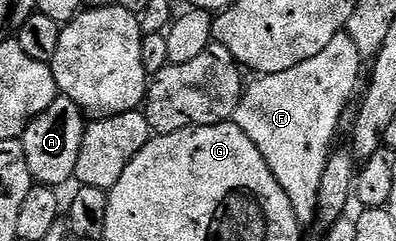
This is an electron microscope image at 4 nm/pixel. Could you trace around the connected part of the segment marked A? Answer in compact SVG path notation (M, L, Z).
M59 96L25 130L24 143L27 152L27 168L31 168L34 183L61 188L68 178L75 175L75 164L79 160L79 148L83 144L86 115L72 100Z

